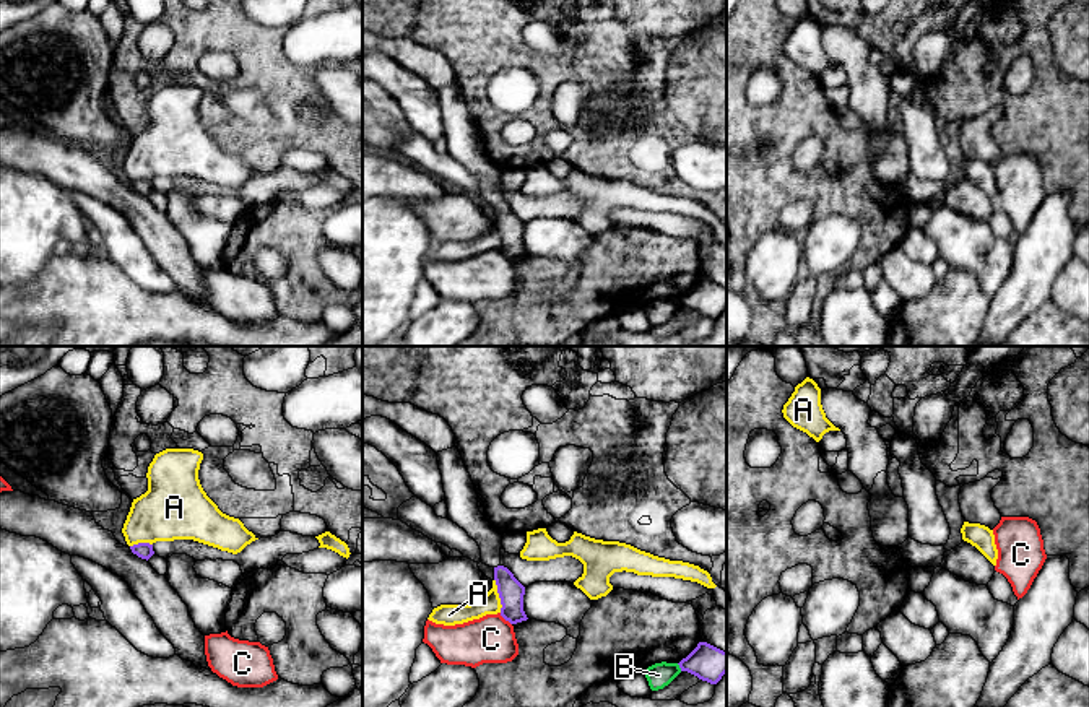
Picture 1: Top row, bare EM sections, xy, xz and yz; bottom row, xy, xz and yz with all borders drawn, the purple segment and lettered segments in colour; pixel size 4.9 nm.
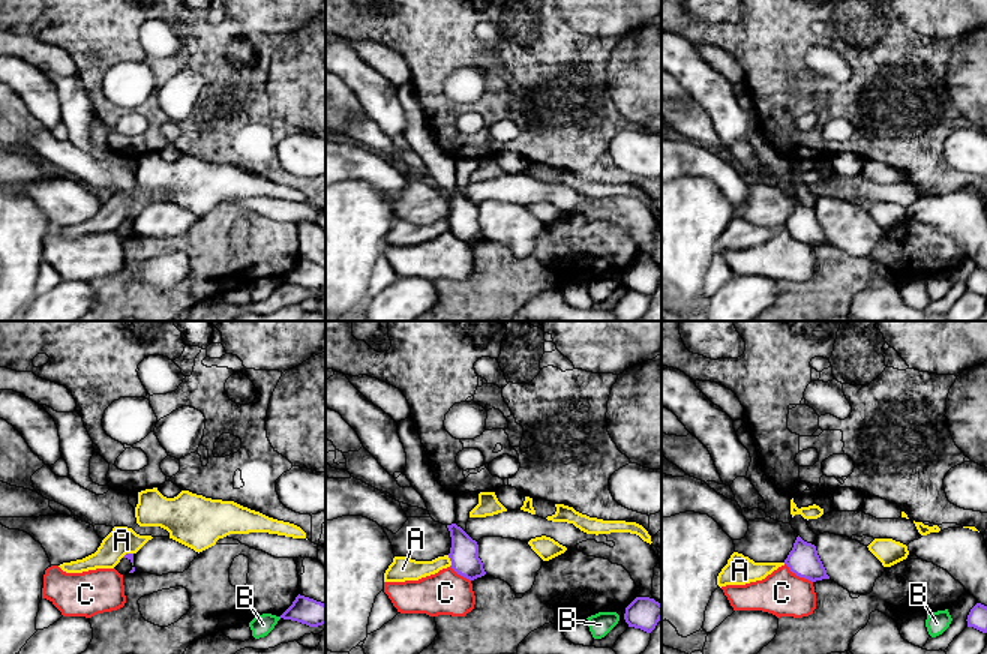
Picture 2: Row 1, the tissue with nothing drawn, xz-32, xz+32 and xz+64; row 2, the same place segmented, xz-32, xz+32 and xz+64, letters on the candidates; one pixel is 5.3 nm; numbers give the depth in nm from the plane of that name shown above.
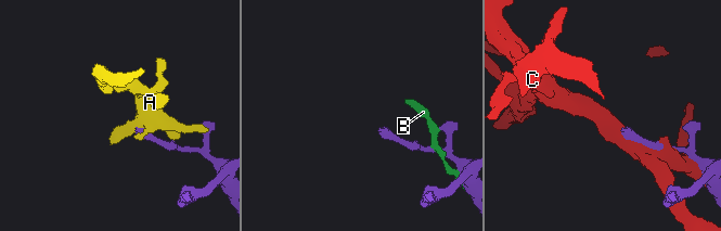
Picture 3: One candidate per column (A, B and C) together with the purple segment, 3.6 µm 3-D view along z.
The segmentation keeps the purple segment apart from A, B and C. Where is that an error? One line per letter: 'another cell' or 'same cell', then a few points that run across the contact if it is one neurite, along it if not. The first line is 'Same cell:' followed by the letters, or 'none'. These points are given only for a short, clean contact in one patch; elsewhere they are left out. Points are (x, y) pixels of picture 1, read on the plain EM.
Same cell: none
A: another cell | xz (494, 215), (501, 247)
B: another cell
C: another cell

